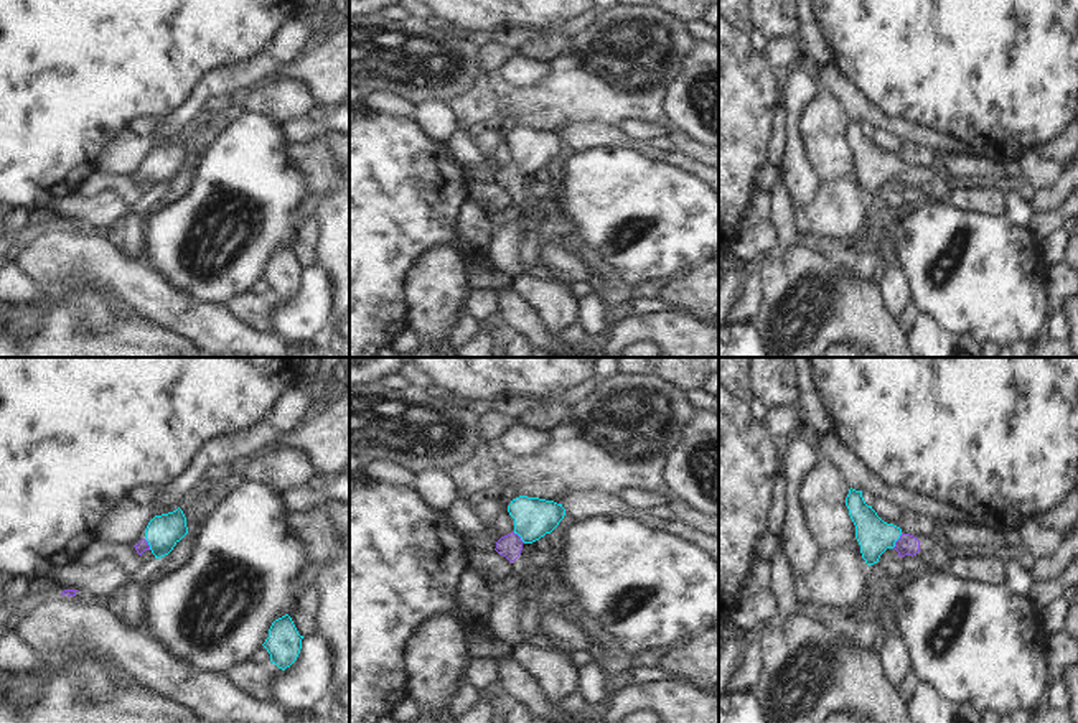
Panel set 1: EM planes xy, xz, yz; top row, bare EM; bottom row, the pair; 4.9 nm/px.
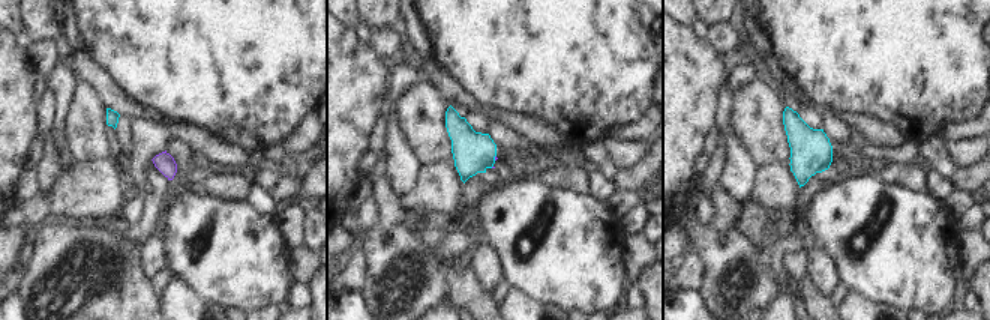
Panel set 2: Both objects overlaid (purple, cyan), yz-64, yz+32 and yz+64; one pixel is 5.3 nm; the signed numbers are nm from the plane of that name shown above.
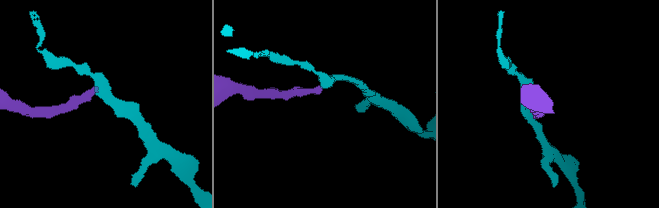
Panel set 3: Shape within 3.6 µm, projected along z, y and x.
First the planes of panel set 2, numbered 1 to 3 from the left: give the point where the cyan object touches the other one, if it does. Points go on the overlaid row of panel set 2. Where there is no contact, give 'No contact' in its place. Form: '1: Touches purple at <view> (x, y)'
1: No contact
2: Touches purple at yz+32 (495, 158)
3: No contact

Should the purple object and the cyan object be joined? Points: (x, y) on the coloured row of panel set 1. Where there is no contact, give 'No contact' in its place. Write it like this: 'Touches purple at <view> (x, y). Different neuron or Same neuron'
Touches purple at yz (897, 541). Same neuron

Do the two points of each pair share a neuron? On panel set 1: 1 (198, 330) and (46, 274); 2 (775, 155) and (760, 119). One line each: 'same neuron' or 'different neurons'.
1: same neuron
2: different neurons

